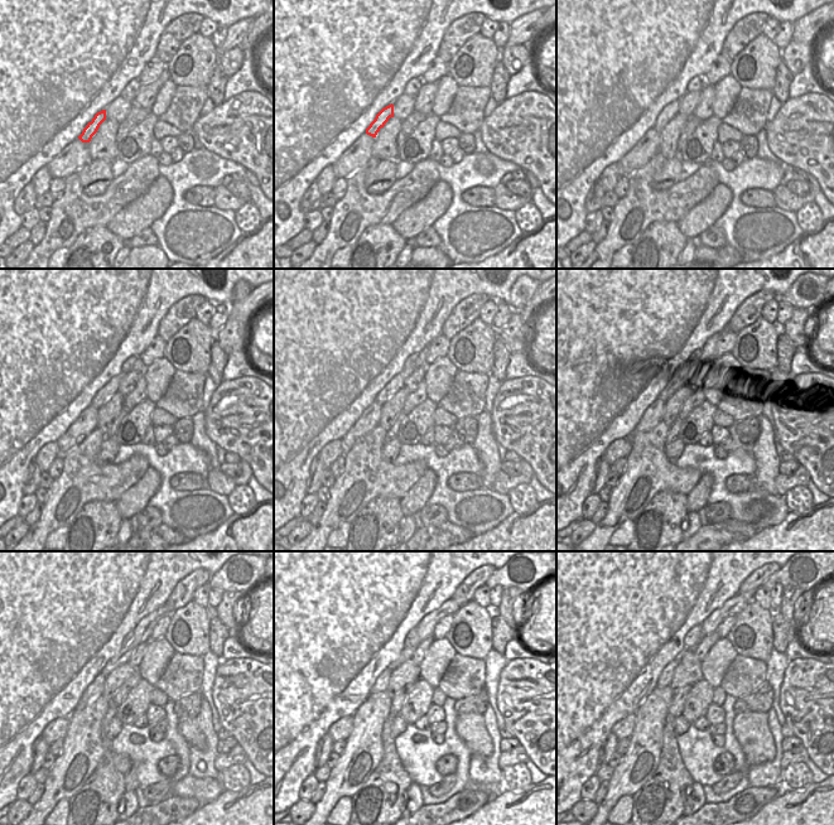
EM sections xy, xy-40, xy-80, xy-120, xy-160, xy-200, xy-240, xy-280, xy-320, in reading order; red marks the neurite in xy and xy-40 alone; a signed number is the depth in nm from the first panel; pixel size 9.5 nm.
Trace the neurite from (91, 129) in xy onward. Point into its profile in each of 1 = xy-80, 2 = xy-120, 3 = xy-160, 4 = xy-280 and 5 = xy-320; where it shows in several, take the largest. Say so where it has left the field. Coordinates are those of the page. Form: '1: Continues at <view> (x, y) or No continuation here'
1: Continues at xy-80 (668, 112)
2: Continues at xy-120 (107, 390)
3: Continues at xy-160 (396, 382)
4: Continues at xy-280 (425, 627)
5: Continues at xy-320 (733, 606)

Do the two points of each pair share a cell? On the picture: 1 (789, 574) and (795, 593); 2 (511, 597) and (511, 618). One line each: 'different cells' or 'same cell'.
1: different cells
2: same cell

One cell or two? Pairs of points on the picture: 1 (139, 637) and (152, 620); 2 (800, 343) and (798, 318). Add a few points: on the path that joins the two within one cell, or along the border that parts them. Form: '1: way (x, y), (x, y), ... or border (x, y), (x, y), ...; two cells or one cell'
1: way (141, 633), (148, 623); one cell
2: way (799, 337), (798, 324); one cell

